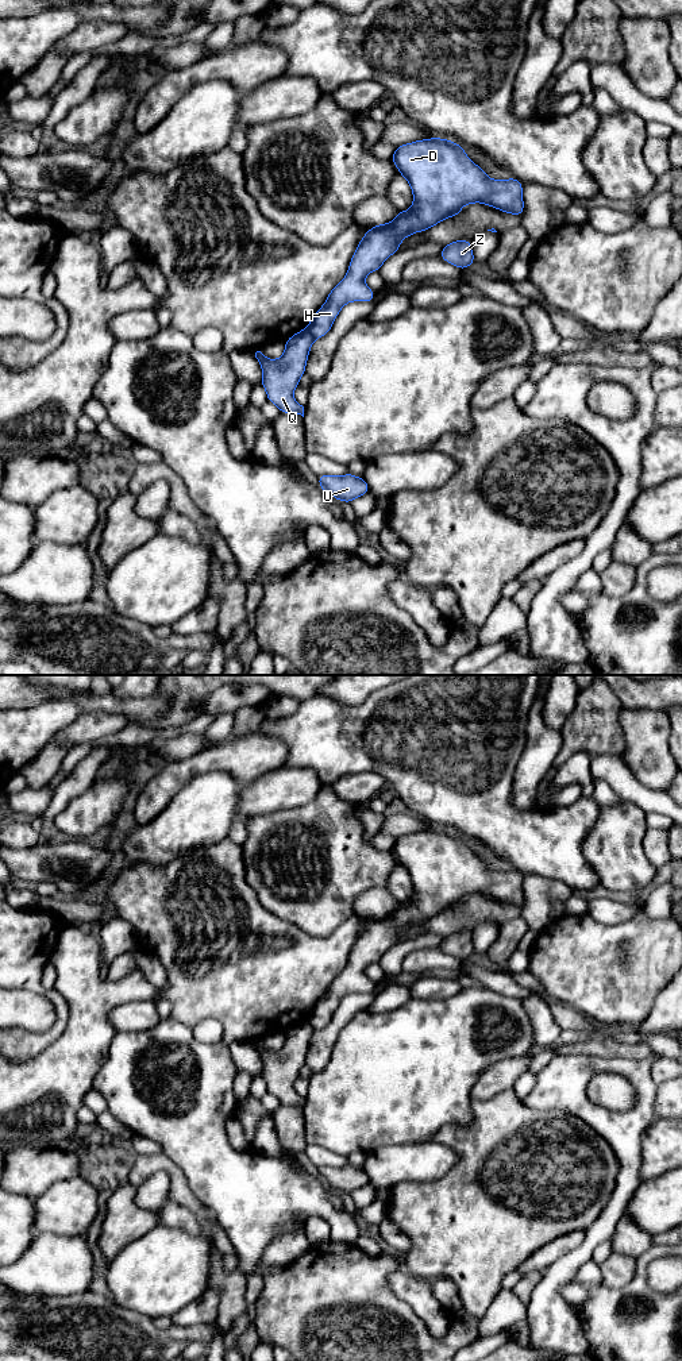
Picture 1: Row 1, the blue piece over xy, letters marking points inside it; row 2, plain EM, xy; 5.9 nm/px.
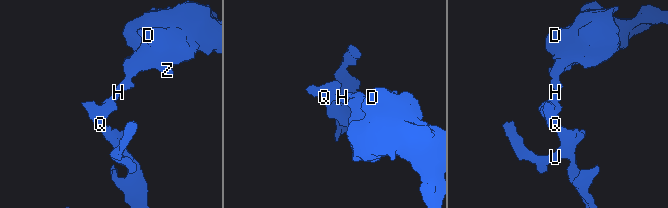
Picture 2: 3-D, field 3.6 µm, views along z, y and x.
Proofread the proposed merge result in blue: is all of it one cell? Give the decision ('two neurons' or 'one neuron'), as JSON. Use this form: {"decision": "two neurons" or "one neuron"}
{"decision": "two neurons"}

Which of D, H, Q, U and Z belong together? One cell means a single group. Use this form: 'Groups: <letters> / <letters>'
Groups: D H Z / Q U

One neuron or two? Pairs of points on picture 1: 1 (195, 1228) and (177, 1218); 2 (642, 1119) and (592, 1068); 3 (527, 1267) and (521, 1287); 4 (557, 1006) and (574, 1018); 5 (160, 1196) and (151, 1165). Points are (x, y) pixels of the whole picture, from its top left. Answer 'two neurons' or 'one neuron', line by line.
1: one neuron
2: one neuron
3: two neurons
4: one neuron
5: two neurons

